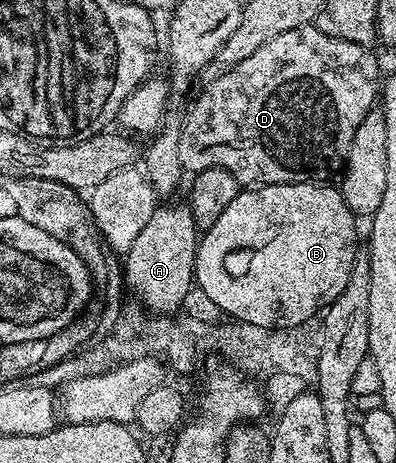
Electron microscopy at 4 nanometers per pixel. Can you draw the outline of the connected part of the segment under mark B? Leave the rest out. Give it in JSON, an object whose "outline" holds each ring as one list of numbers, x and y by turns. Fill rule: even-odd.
{"outline":[[327,182,264,184,240,190,237,198,233,198,233,202,229,202,229,207,221,214,221,218,217,218,217,223,208,232,202,233,199,248,195,252,194,283,198,288,209,294,209,298,220,307,224,317,230,318,232,321,252,323,253,326,269,329,296,328,299,325,314,321,326,309,328,304,335,301,337,294,341,294,341,290,345,290,345,282,349,282,349,274,353,270,355,250,360,243,359,232,355,229,357,218,349,210,349,206,345,206,342,191,338,187,330,188,329,185,330,183]]}

